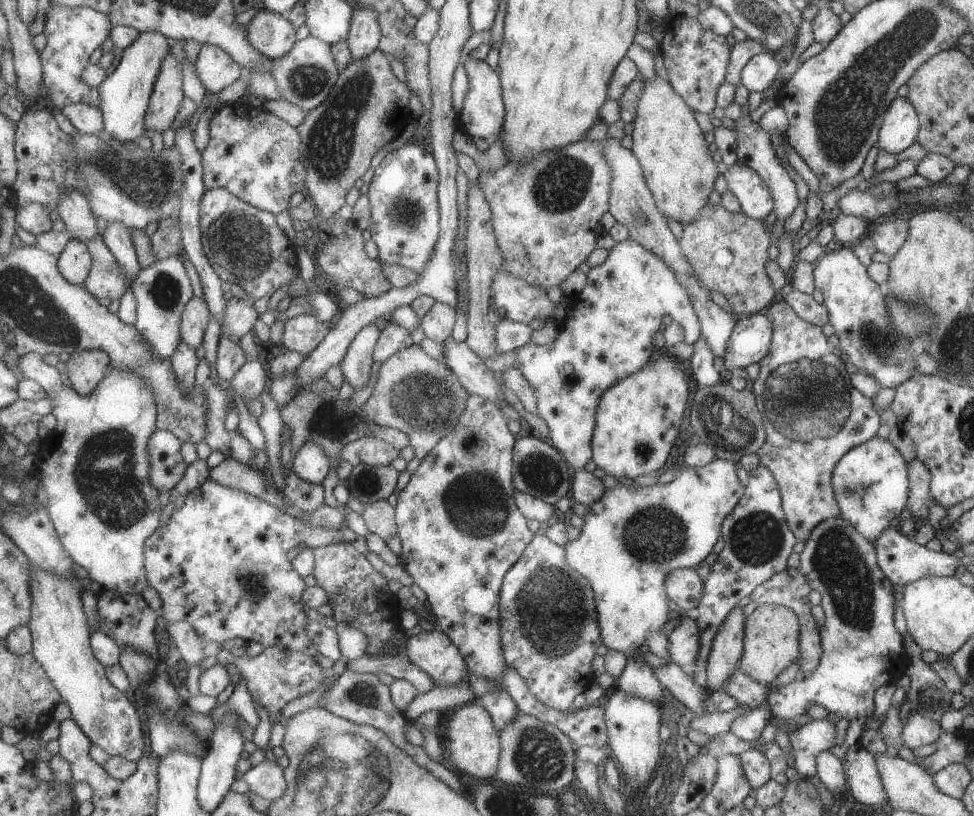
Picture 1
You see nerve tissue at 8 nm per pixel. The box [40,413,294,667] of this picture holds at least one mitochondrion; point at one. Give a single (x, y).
(106, 473)

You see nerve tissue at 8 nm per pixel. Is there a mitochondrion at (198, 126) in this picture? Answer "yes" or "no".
no

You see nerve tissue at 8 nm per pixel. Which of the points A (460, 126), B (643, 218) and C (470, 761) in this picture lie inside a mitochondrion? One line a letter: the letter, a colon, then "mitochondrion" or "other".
A: other
B: mitochondrion
C: other

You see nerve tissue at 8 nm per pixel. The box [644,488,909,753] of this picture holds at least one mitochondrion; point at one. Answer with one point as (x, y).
(837, 559)

